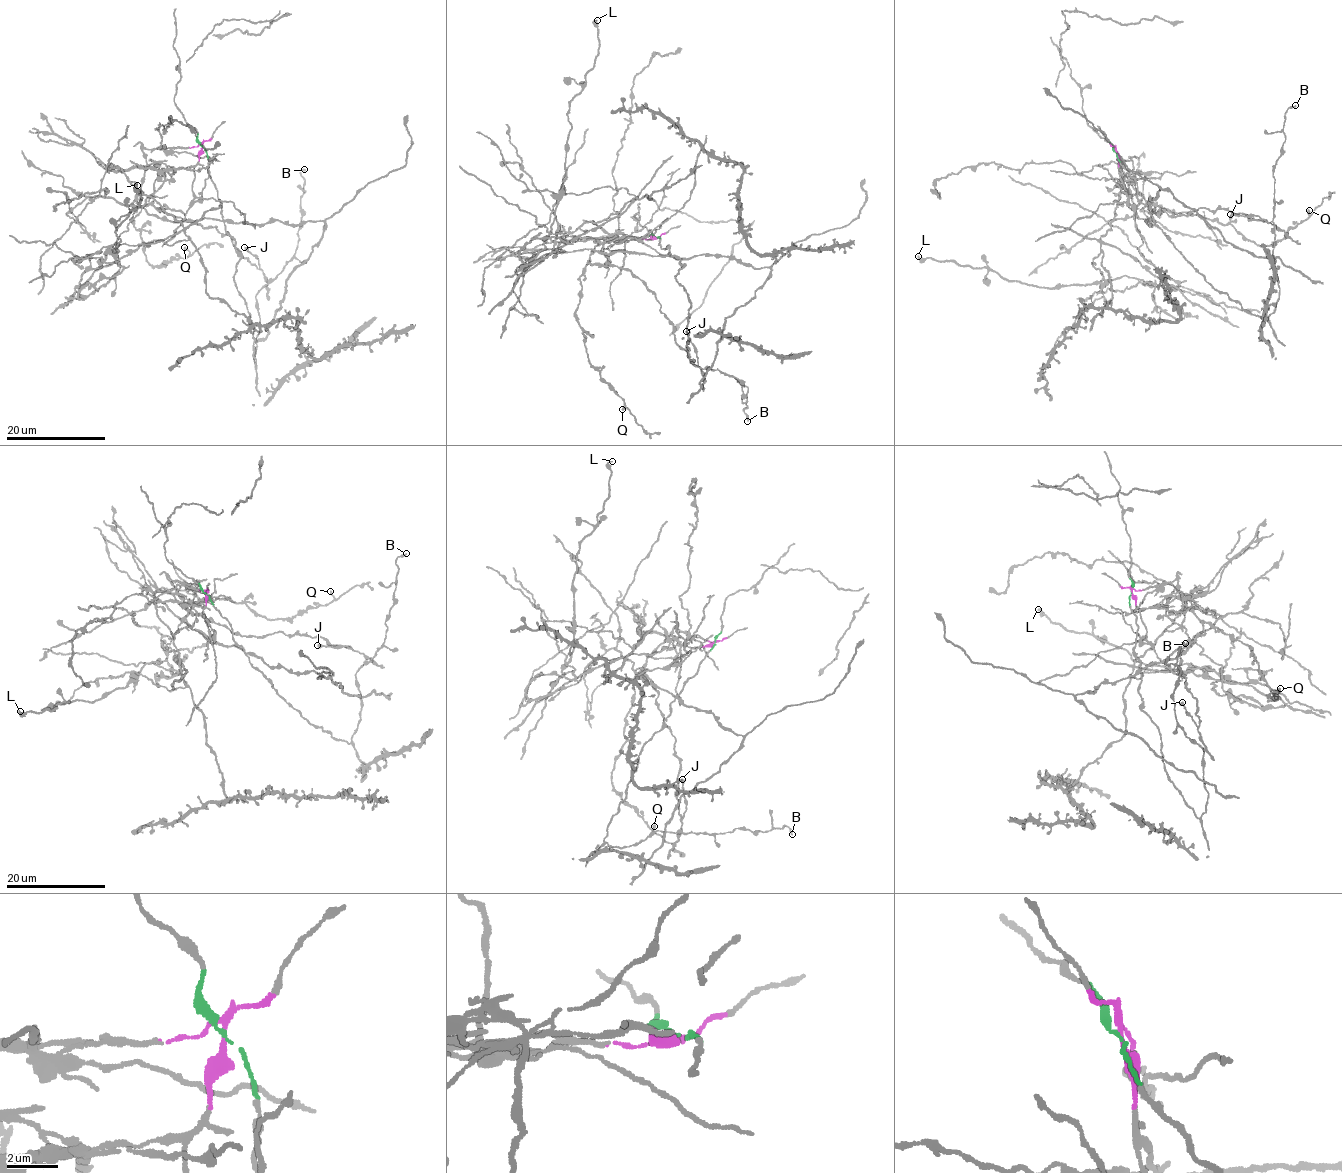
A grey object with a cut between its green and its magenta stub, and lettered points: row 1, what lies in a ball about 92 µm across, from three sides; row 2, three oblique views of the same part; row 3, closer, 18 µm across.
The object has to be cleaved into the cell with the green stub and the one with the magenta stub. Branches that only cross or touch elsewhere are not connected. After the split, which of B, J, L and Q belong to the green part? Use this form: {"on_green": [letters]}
{"on_green": ["B"]}

